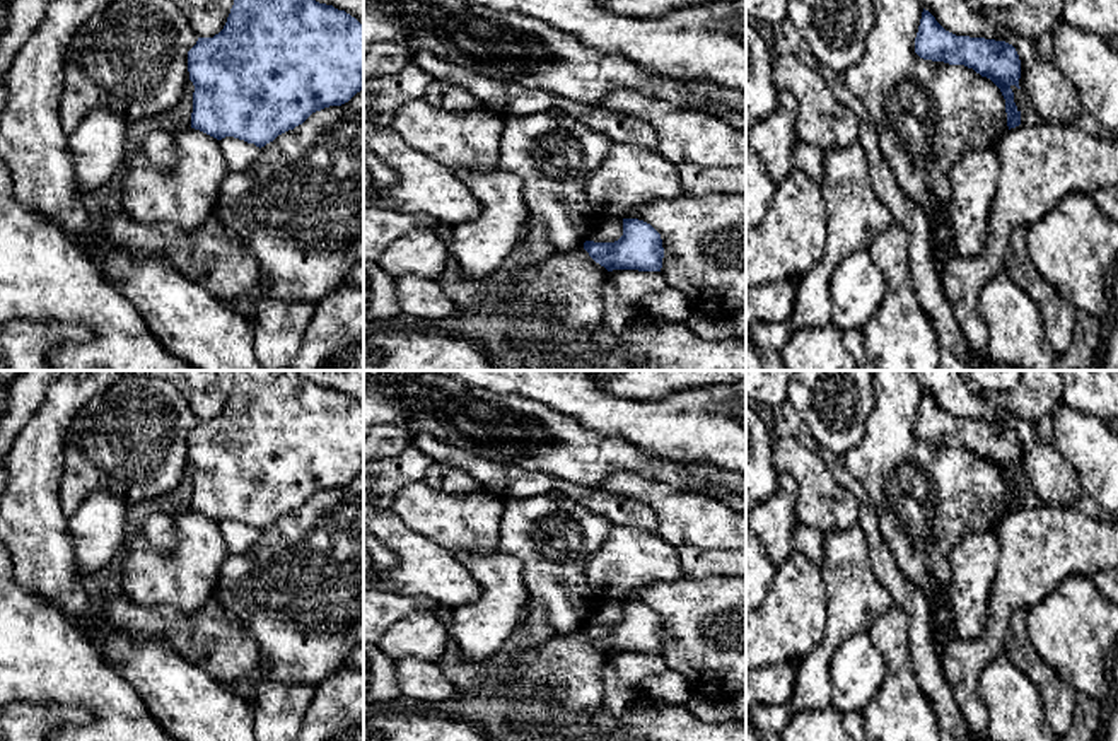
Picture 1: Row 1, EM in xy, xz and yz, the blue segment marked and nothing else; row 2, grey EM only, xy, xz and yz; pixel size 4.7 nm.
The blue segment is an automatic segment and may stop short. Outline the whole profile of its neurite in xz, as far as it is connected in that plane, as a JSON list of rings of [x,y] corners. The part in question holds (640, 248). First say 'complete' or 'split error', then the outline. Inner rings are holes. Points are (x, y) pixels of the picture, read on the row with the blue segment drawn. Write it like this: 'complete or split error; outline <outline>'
complete; outline [[[623,219],[623,236],[618,241],[585,241],[584,249],[608,271],[661,271],[662,268],[664,248],[661,234],[638,219]]]

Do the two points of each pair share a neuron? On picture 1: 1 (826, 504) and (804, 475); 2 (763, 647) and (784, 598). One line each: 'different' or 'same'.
1: same
2: same

